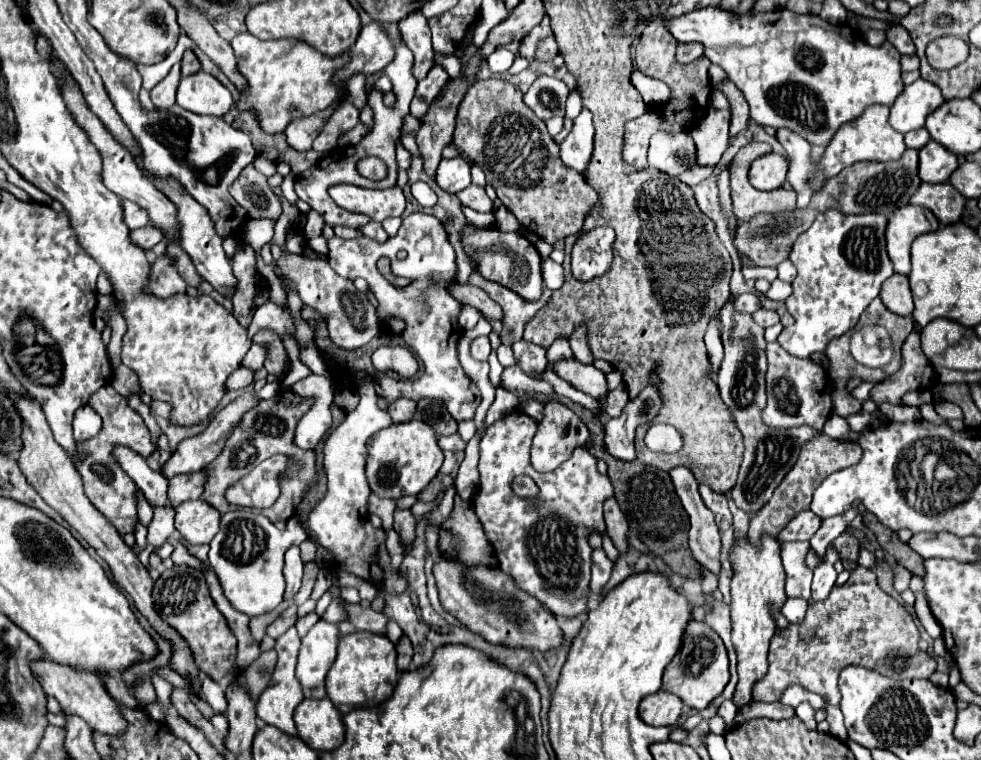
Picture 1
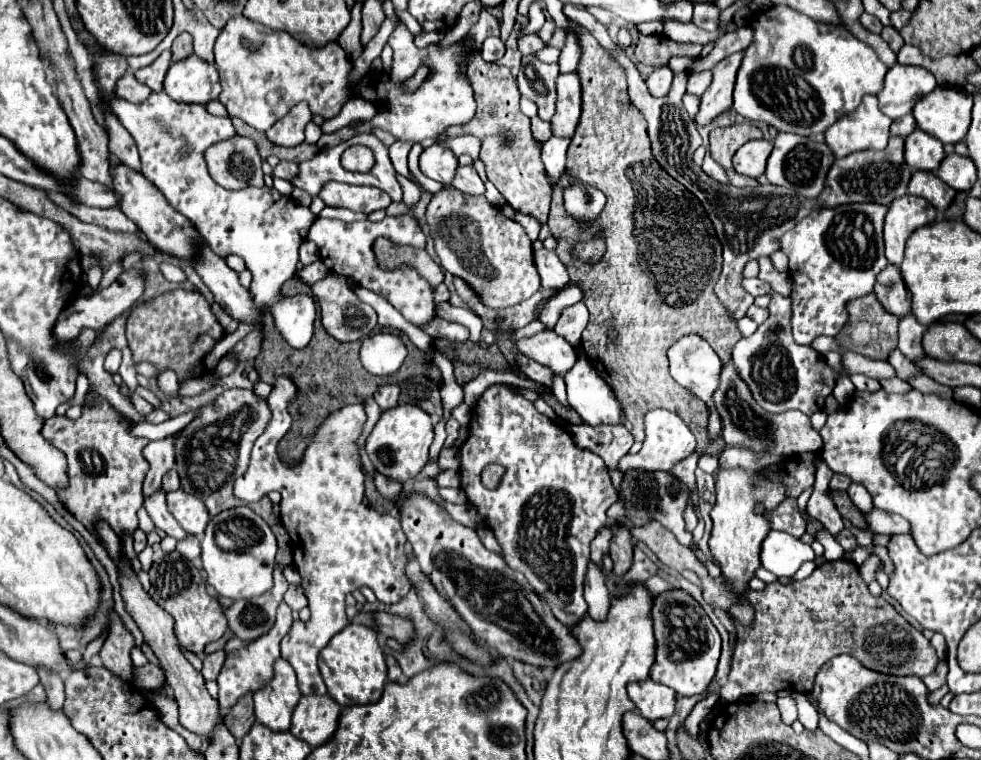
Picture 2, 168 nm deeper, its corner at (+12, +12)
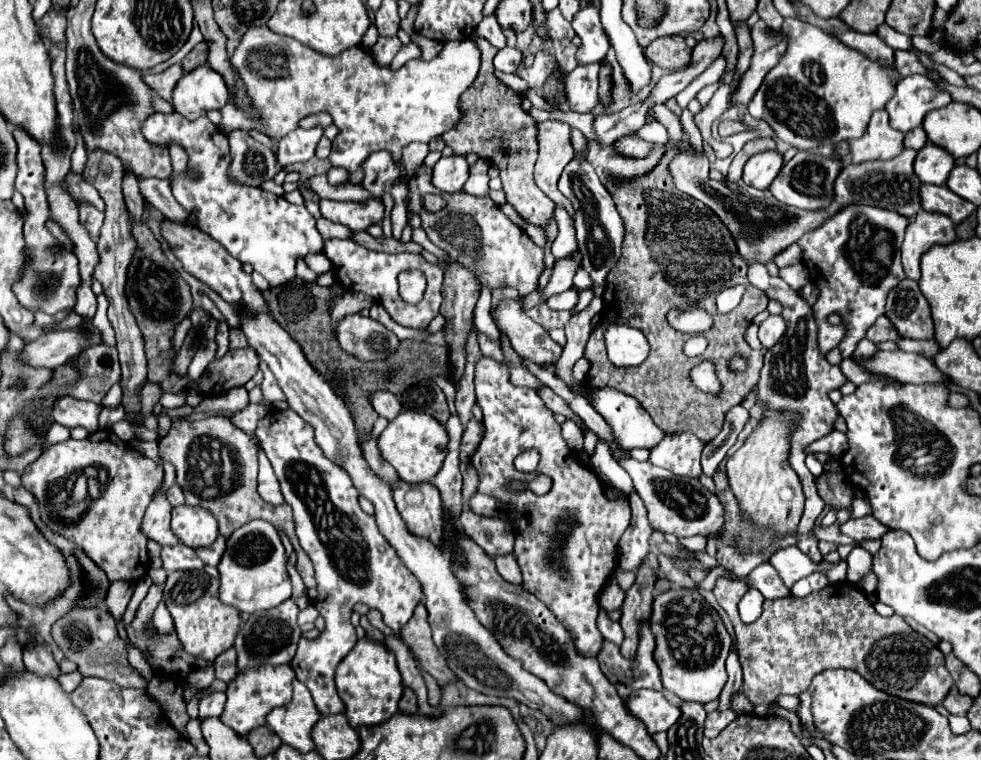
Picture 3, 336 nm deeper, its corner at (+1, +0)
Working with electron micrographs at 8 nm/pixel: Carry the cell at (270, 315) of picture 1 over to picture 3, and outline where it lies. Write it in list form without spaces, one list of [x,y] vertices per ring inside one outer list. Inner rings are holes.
[[[156,112],[148,117],[141,126],[143,136],[151,144],[159,144],[165,148],[171,148],[173,144],[181,146],[187,156],[187,168],[181,174],[171,174],[171,190],[175,200],[191,212],[191,222],[201,228],[205,234],[209,234],[213,240],[217,240],[231,256],[235,256],[241,264],[251,264],[255,272],[259,272],[271,288],[283,286],[295,278],[295,268],[297,260],[303,260],[307,254],[319,254],[323,252],[323,238],[315,226],[315,218],[307,212],[305,206],[297,206],[287,202],[283,196],[271,194],[261,188],[249,188],[235,184],[227,178],[227,166],[229,166],[229,144],[227,136],[209,122],[209,118],[199,118],[199,120],[187,120],[179,116],[179,112],[164,114]]]

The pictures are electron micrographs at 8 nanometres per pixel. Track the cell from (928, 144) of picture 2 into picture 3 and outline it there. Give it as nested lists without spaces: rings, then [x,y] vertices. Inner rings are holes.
[[[927,142],[917,152],[915,158],[915,174],[921,182],[927,184],[945,184],[953,166],[955,166],[955,158],[947,150],[931,142]]]

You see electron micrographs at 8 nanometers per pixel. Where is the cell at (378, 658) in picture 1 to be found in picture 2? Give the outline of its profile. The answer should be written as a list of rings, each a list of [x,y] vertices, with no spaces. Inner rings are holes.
[[[348,624],[338,632],[326,650],[320,652],[320,674],[328,686],[330,696],[340,706],[352,704],[372,704],[378,702],[386,684],[386,662],[378,644],[378,634],[362,624]]]

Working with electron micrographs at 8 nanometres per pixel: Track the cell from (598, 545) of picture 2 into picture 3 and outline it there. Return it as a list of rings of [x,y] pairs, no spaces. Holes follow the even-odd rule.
[[[611,578],[611,580],[605,584],[605,588],[601,590],[599,602],[601,602],[601,606],[603,606],[607,612],[617,610],[617,608],[623,604],[623,590],[619,588],[619,584],[617,584],[615,578]]]

